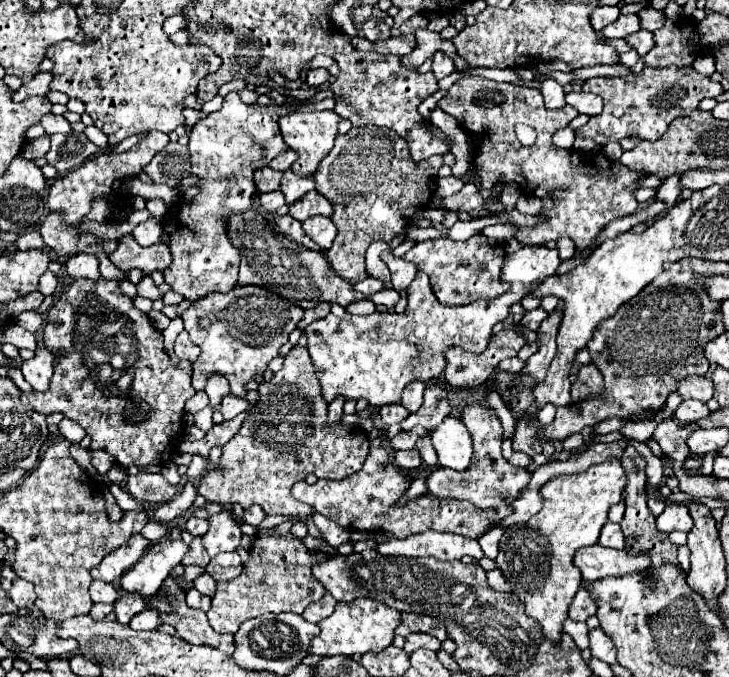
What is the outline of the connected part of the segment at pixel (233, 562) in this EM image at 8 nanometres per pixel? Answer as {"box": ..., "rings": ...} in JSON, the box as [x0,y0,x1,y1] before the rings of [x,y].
{"box":[206,552,242,580],"rings":[[[224,552],[220,556],[214,556],[210,564],[206,566],[206,572],[216,580],[232,580],[242,572],[242,560],[238,552]]]}

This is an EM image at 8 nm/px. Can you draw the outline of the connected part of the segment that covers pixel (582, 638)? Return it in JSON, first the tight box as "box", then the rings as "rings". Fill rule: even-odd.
{"box":[564,618,588,650],"rings":[[[570,618],[564,621],[564,632],[574,638],[574,642],[584,650],[588,648],[588,626],[584,622],[574,622]]]}

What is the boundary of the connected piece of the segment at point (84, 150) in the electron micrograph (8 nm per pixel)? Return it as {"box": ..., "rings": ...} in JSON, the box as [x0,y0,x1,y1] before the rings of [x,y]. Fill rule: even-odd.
{"box":[46,132,100,174],"rings":[[[68,132],[68,134],[52,134],[52,146],[46,154],[50,166],[54,166],[60,174],[66,174],[78,166],[82,166],[90,156],[98,154],[100,148],[92,144],[84,132]]]}

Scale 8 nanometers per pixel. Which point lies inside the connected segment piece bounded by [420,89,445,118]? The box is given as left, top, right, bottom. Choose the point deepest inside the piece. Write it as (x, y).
(430, 103)

